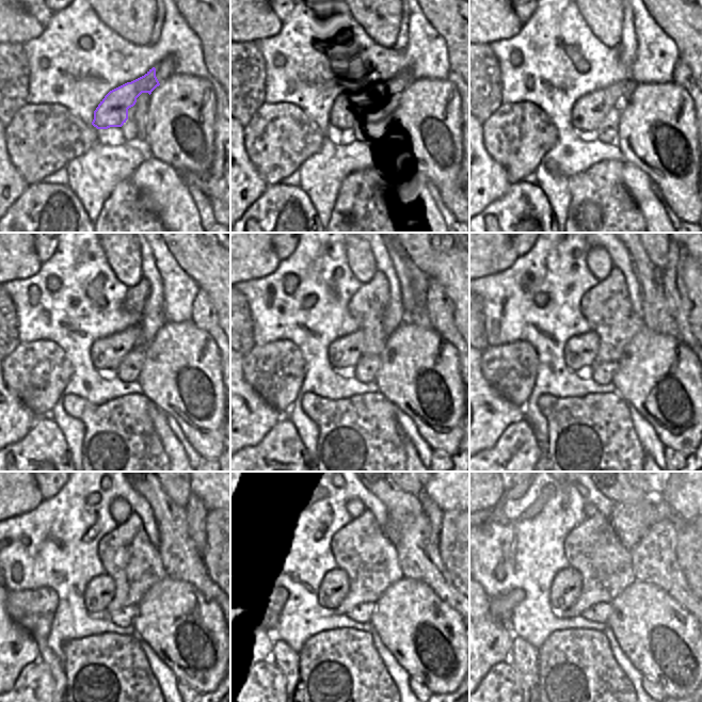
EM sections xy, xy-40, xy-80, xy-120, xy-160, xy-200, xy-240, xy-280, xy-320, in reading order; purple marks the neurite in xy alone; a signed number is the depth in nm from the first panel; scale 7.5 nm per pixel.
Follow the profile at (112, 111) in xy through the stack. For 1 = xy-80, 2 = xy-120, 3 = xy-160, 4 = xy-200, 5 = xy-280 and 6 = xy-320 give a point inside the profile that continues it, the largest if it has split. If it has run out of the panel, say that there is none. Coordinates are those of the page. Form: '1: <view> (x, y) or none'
1: xy-80 (588, 112)
2: xy-120 (108, 352)
3: xy-160 (345, 352)
4: xy-200 (580, 351)
5: xy-280 (334, 586)
6: xy-320 (565, 588)

